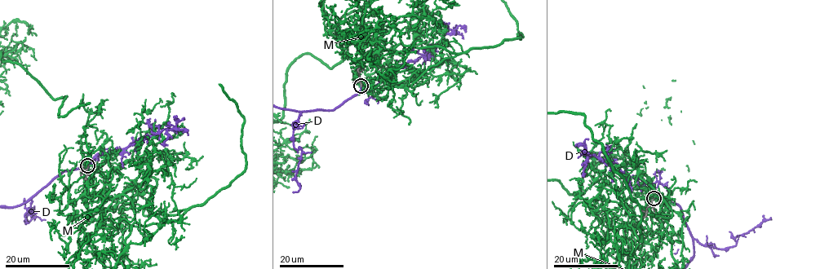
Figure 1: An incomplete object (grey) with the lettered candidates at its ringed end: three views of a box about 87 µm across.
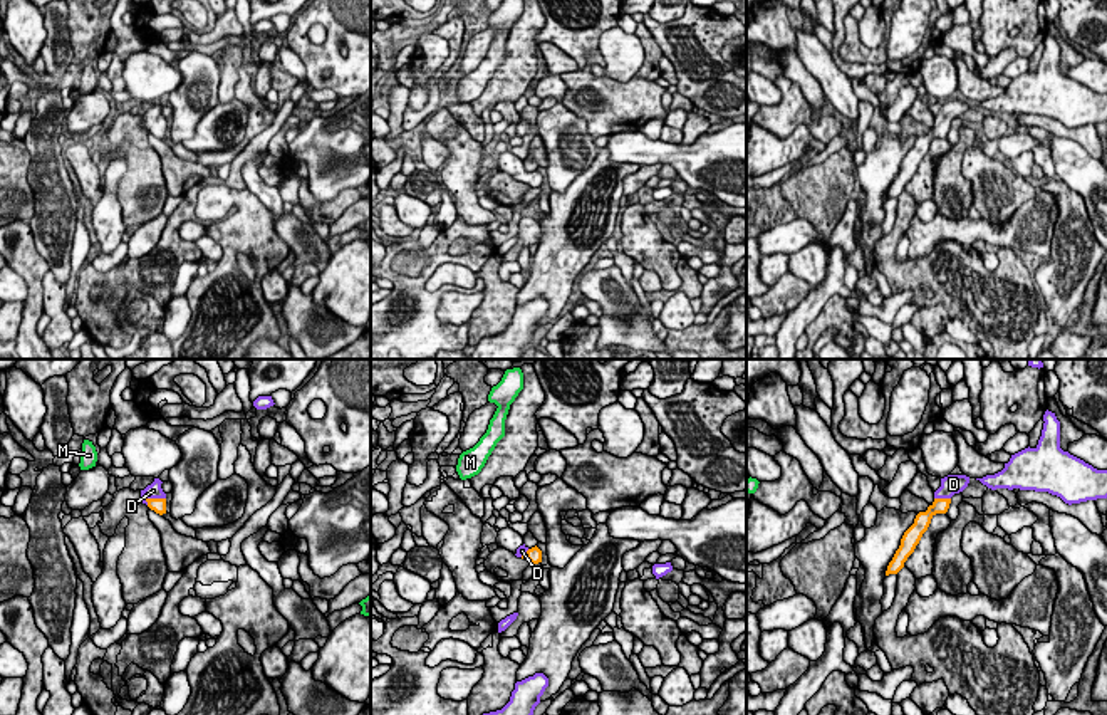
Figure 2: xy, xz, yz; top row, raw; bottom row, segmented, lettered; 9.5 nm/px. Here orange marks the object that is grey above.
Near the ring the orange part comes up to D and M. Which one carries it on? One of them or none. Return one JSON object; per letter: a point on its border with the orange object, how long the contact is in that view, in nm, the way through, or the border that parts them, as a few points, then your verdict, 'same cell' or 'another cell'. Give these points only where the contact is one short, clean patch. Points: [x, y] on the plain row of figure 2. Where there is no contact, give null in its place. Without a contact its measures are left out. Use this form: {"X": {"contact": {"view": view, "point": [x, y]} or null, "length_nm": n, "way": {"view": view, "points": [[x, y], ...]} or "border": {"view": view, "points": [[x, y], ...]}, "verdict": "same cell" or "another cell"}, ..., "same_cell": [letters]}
{"D": {"contact": {"view": "xy", "point": [155, 123]}, "length_nm": 220, "verdict": "same cell"}, "M": {"contact": null, "verdict": "another cell"}, "same_cell": ["D"]}

